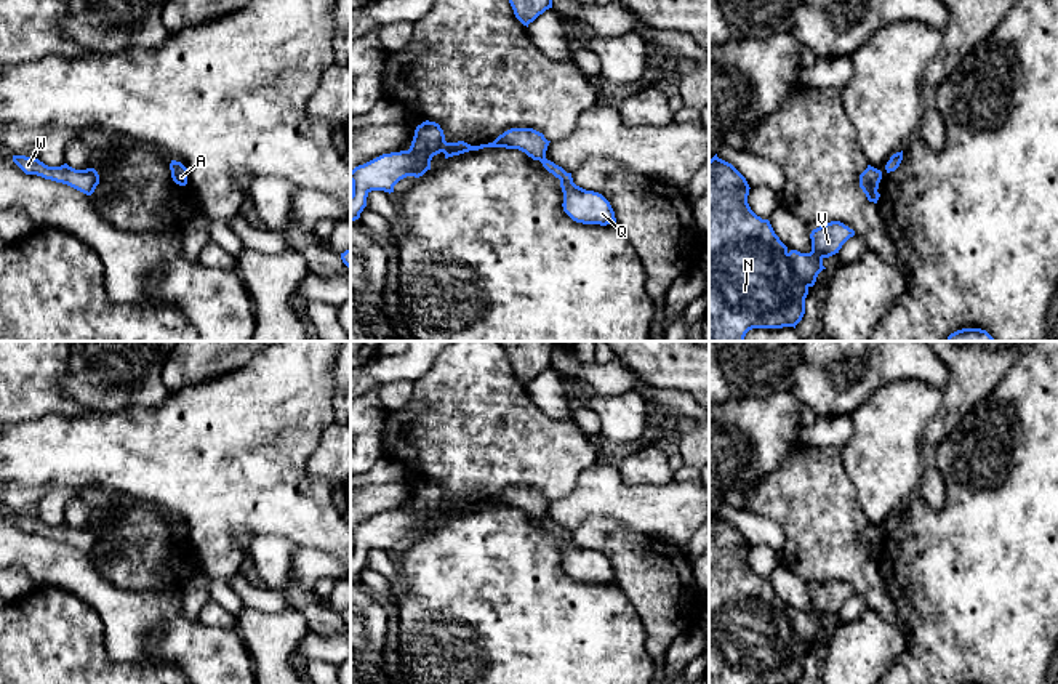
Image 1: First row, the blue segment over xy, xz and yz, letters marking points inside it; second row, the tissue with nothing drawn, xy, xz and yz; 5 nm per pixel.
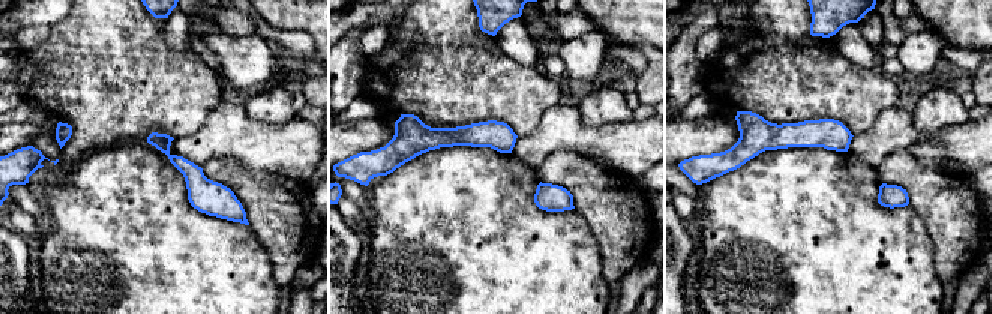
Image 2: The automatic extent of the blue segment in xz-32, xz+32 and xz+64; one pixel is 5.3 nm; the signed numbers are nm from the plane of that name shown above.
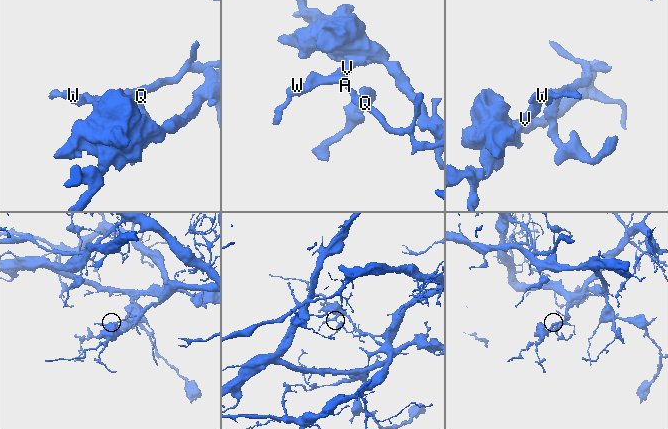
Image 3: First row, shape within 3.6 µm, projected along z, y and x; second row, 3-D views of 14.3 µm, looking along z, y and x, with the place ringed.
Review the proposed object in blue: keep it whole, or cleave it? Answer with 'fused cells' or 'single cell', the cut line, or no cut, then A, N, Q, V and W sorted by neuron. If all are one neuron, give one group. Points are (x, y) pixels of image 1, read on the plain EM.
fused cells; cut xz (545, 516), (540, 519); groups A N V W / Q

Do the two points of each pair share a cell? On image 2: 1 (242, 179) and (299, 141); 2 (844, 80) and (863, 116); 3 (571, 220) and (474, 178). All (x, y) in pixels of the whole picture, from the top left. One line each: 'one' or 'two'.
1: two
2: one
3: one

